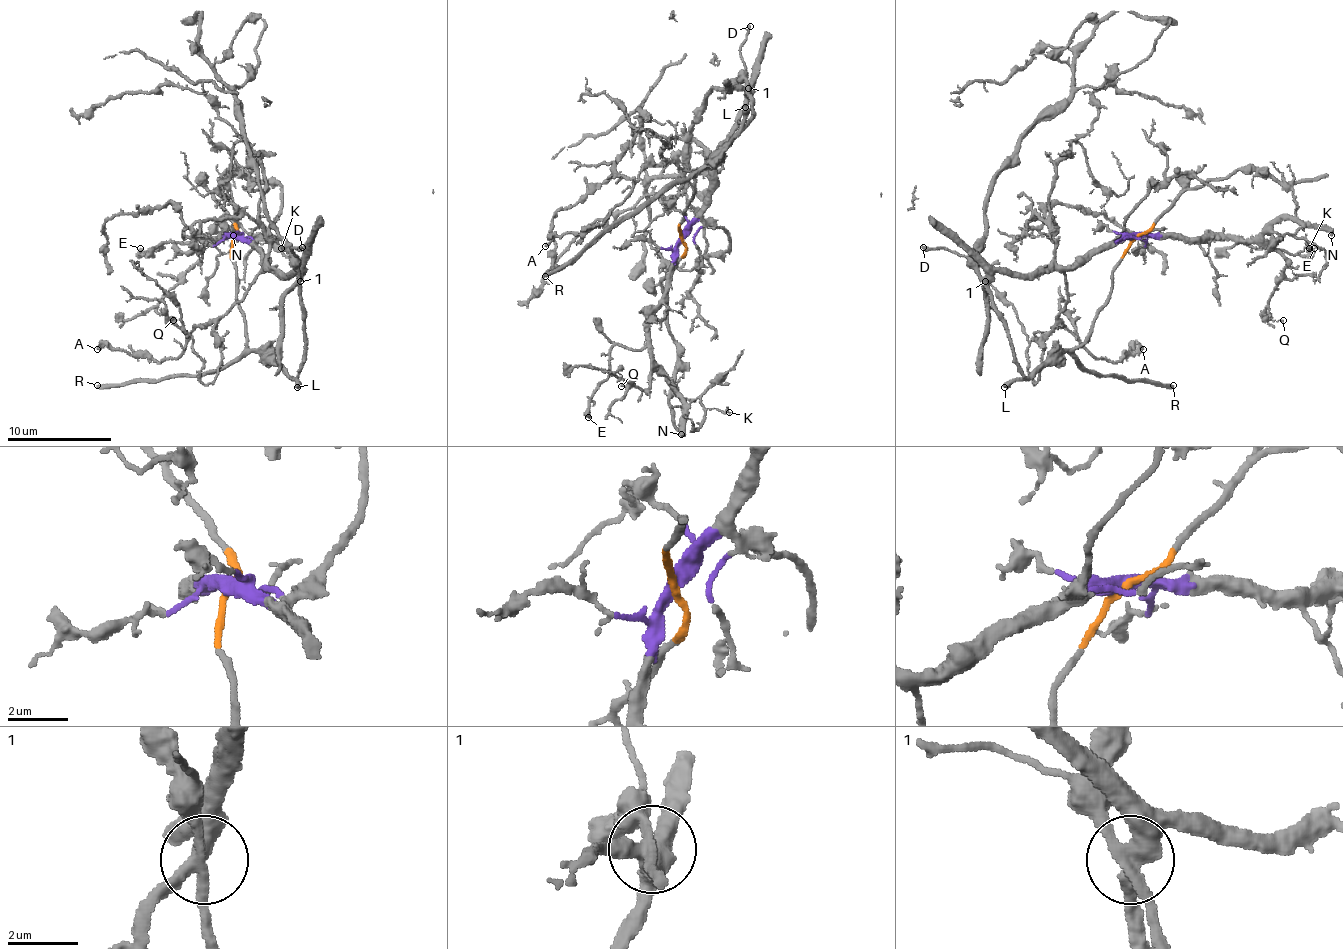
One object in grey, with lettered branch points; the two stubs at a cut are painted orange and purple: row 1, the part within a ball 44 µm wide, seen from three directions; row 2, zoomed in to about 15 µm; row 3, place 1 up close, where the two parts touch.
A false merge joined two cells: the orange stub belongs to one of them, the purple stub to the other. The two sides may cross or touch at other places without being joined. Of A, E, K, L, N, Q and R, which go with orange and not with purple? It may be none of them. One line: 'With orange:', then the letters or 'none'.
With orange: L, R

